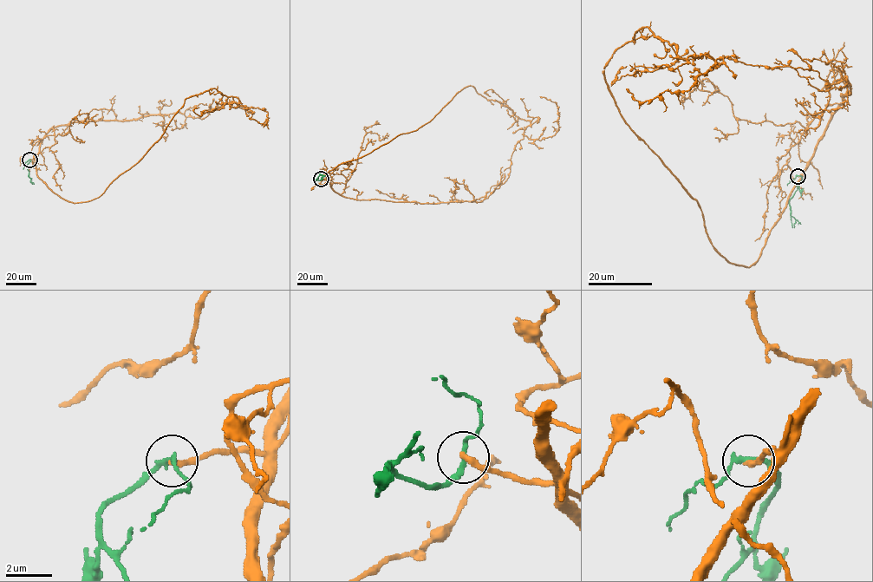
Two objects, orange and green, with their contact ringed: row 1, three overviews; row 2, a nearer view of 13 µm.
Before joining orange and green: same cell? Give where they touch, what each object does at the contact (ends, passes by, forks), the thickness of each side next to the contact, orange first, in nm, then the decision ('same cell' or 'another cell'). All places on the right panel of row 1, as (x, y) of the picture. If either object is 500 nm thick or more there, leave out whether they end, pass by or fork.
place (798, 176); orange ends; green passes by; calibres 280 and 200 nm; another cell

